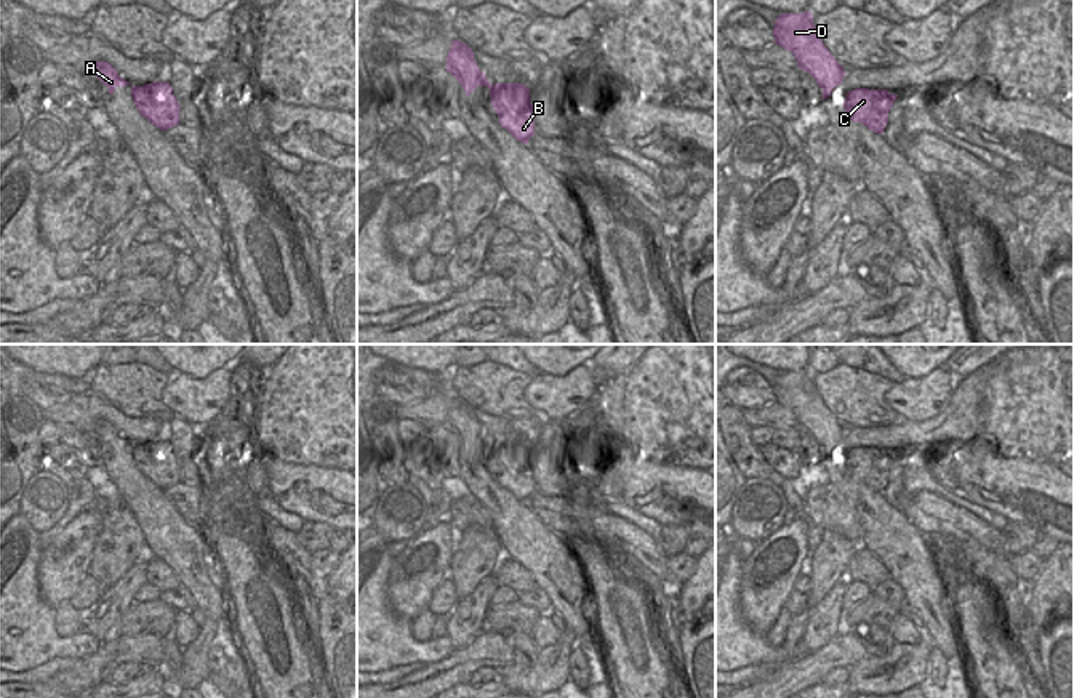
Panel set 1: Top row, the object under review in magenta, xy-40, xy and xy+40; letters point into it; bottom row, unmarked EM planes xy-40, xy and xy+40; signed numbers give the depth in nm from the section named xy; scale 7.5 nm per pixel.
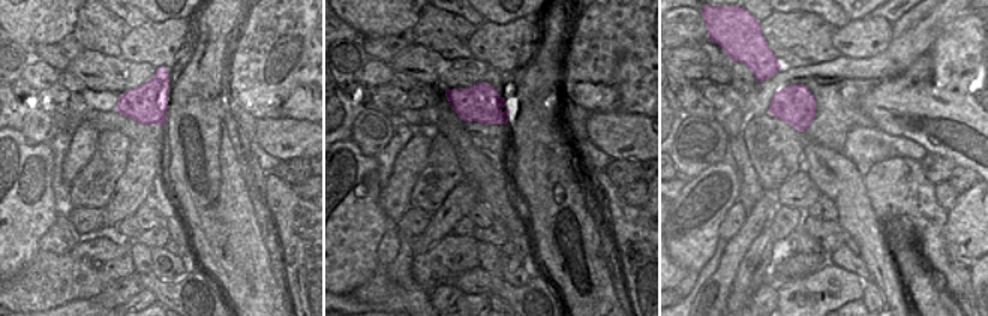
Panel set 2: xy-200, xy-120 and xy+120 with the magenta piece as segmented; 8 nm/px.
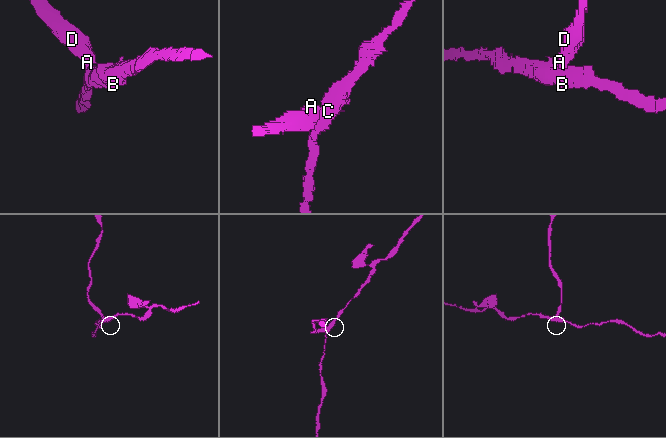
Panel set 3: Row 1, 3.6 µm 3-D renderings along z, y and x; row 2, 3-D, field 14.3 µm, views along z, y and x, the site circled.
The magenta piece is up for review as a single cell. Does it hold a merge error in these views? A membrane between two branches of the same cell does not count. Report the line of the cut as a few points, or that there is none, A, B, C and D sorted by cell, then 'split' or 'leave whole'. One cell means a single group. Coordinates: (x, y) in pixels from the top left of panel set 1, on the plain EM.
xy (493, 444), (490, 455) | A D / B C | split

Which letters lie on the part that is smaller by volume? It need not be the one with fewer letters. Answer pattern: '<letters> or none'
A, D

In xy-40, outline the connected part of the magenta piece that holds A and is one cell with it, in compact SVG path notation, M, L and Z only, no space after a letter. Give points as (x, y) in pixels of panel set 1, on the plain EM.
M98 419L93 432L109 447L109 453L112 453L117 445L130 443L126 439L120 437L118 431L106 419Z

